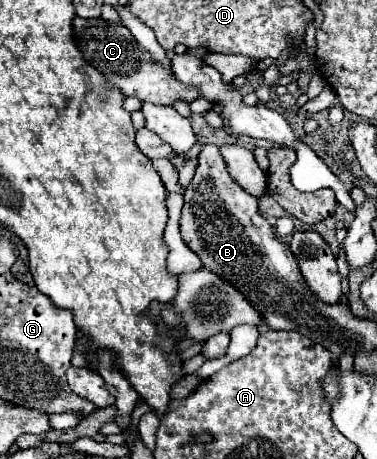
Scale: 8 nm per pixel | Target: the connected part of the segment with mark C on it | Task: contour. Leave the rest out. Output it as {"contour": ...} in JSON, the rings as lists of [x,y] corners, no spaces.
{"contour":[[[74,17],[72,21],[74,29],[74,41],[78,49],[82,51],[84,59],[98,69],[108,83],[118,87],[122,95],[126,97],[138,97],[142,103],[154,103],[154,105],[172,105],[176,99],[192,101],[198,95],[194,89],[182,87],[166,69],[162,69],[160,63],[156,63],[148,51],[144,51],[132,33],[124,25],[114,25],[108,21],[86,21],[80,17]]]}

